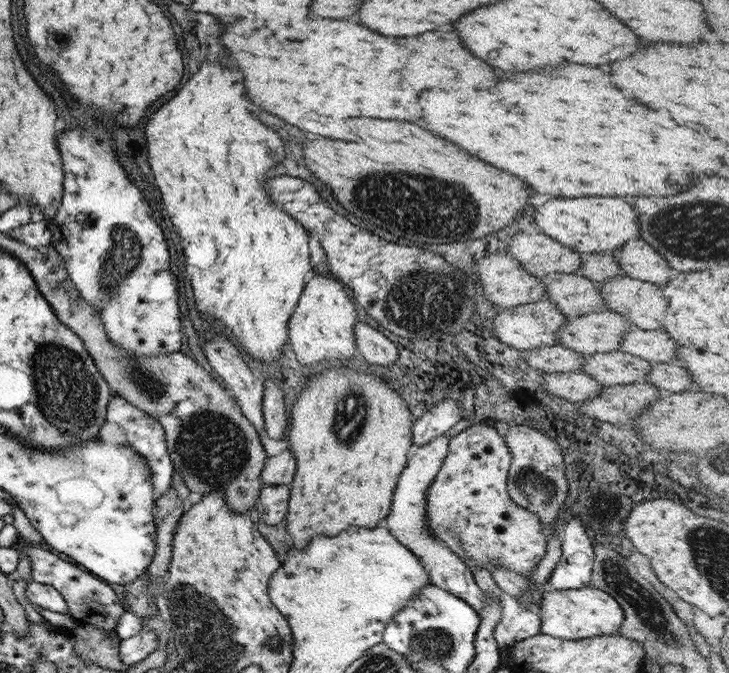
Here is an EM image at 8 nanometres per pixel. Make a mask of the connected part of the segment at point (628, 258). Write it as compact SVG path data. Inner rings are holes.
M641 238L628 240L610 254L624 270L624 276L658 286L665 285L674 276L670 274L672 268L665 258Z

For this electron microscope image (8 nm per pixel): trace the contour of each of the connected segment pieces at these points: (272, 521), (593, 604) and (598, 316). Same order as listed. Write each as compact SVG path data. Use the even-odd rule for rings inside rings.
M262 485L254 504L256 518L267 526L283 525L289 495L288 485Z
M591 586L553 590L547 589L540 593L540 602L536 612L541 619L539 634L567 641L583 640L585 637L615 636L619 634L623 624L623 611L609 594Z
M609 310L591 312L577 317L568 317L566 324L557 331L557 342L583 355L613 352L620 348L622 336L632 327L627 319L616 312Z

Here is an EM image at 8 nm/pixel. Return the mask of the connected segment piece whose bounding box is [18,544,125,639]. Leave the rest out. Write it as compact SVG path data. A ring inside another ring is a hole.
M24 544L21 550L18 551L20 552L20 558L27 556L30 560L31 580L39 582L39 584L53 586L62 596L67 604L65 616L71 618L74 626L93 625L94 627L99 627L99 630L103 630L107 634L107 638L119 638L115 624L125 613L125 610L117 597L115 597L115 592L109 587L109 584L82 568L63 561L53 552L41 549L39 545L29 547L29 545Z

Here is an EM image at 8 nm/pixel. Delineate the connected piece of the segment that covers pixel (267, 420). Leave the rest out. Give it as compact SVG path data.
M269 378L263 380L264 391L262 394L262 419L265 434L273 440L283 438L281 435L285 432L287 418L285 417L285 404L283 404L283 392L281 388L271 382Z

